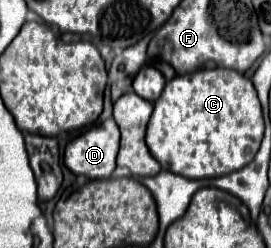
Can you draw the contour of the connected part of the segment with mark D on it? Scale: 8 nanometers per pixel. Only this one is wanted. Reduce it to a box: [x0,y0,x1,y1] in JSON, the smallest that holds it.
[64,118,120,178]

